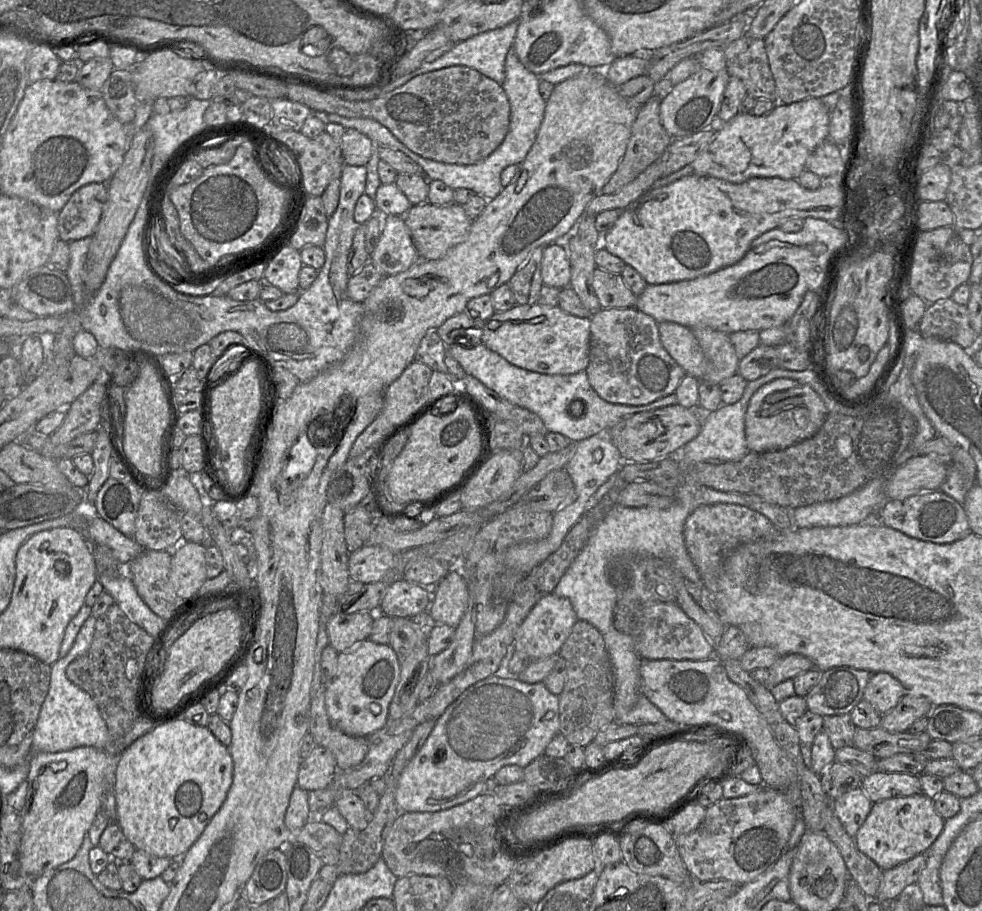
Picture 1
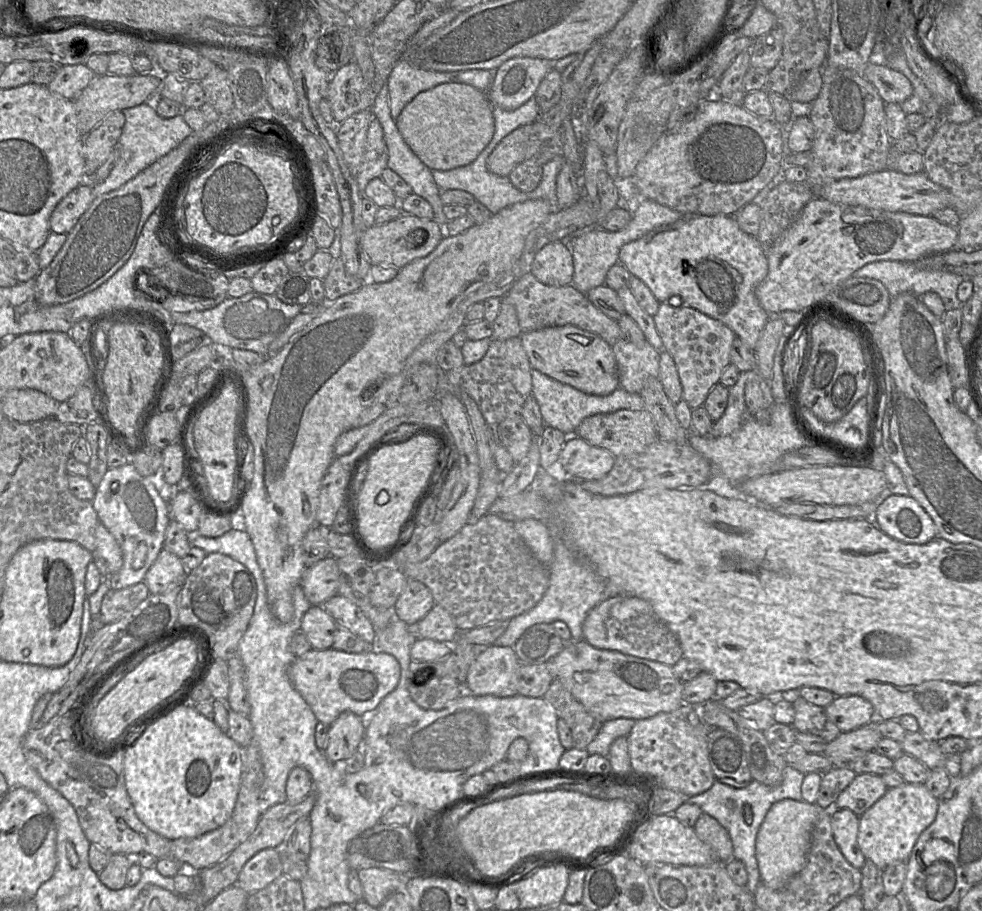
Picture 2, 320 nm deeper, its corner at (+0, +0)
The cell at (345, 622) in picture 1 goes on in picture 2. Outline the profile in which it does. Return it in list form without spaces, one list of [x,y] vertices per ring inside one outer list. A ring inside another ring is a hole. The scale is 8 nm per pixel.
[[[311,606],[301,620],[300,631],[306,636],[312,649],[332,648],[337,623],[321,606]]]

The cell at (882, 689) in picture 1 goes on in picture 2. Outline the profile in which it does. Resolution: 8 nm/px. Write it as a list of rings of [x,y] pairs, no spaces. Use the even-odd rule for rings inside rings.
[[[858,695],[836,696],[824,708],[827,720],[833,722],[842,733],[862,727],[875,719],[875,709]]]

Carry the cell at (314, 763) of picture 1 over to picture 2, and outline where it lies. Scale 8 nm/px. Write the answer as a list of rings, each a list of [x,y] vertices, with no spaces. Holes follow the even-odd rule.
[[[343,712],[329,726],[325,756],[331,763],[345,762],[361,749],[366,720],[352,712]]]

